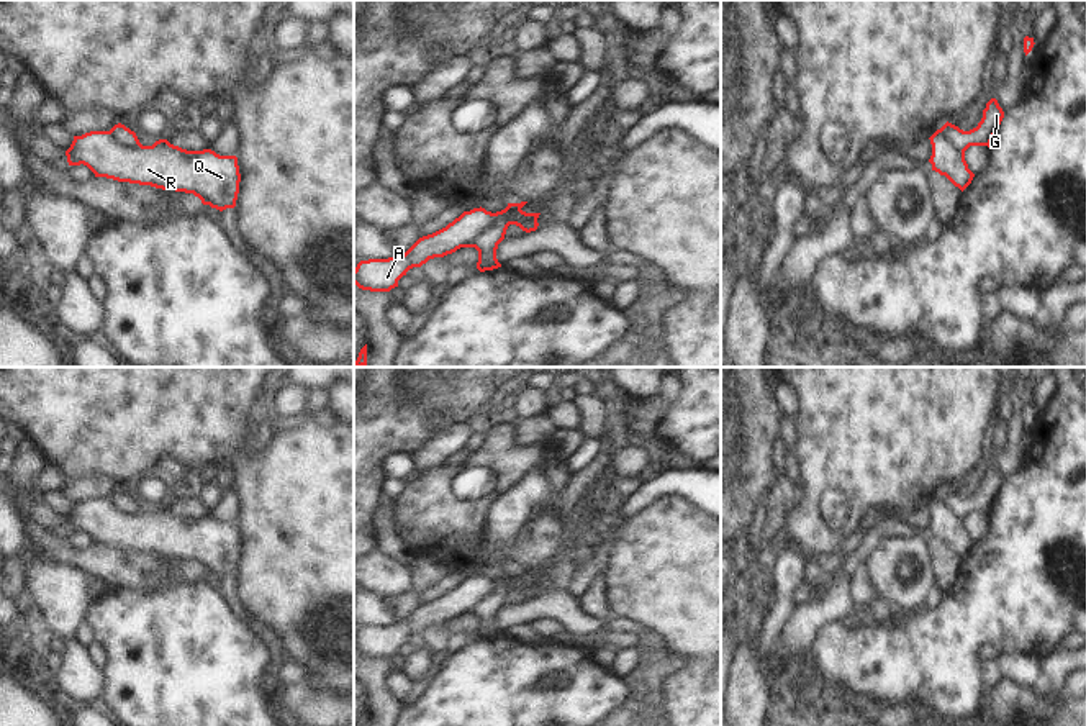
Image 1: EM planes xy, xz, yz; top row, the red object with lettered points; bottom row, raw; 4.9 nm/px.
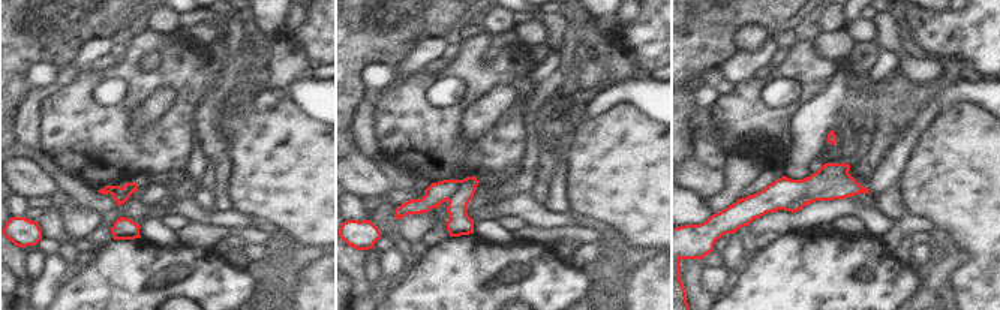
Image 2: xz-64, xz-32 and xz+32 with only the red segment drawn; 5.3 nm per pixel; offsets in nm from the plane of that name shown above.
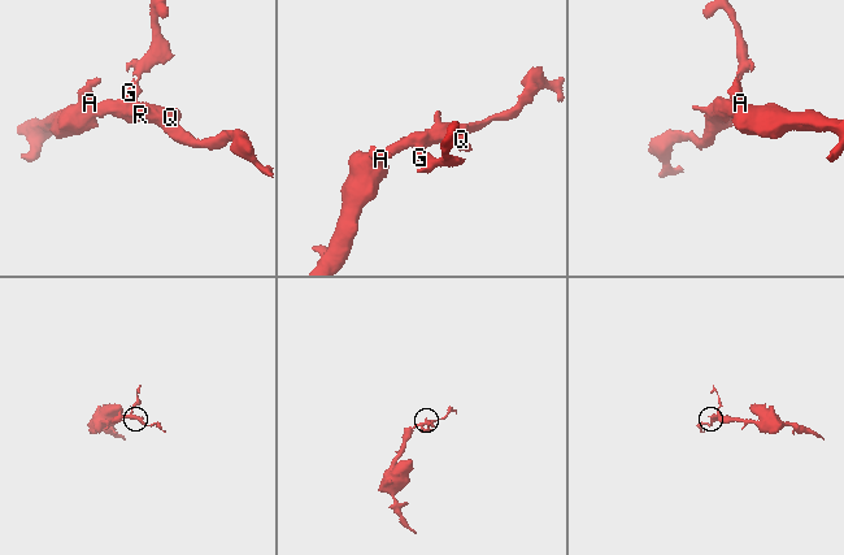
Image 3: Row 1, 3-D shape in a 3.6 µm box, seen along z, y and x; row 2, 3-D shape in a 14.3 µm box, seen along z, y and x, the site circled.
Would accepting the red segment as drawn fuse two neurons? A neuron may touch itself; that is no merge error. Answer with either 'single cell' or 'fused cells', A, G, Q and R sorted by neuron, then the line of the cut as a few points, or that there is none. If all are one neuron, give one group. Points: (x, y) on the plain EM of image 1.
fused cells | A Q R / G | xy (108, 499), (123, 512), (141, 512)

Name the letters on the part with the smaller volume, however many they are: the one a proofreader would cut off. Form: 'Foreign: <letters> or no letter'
Foreign: G

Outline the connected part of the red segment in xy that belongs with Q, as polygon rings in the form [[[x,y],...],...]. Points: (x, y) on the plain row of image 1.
[[[110,498],[74,503],[66,523],[69,533],[84,531],[95,544],[193,560],[219,579],[236,574],[241,549],[236,523],[219,523],[211,516],[187,518],[167,506],[128,515]]]

